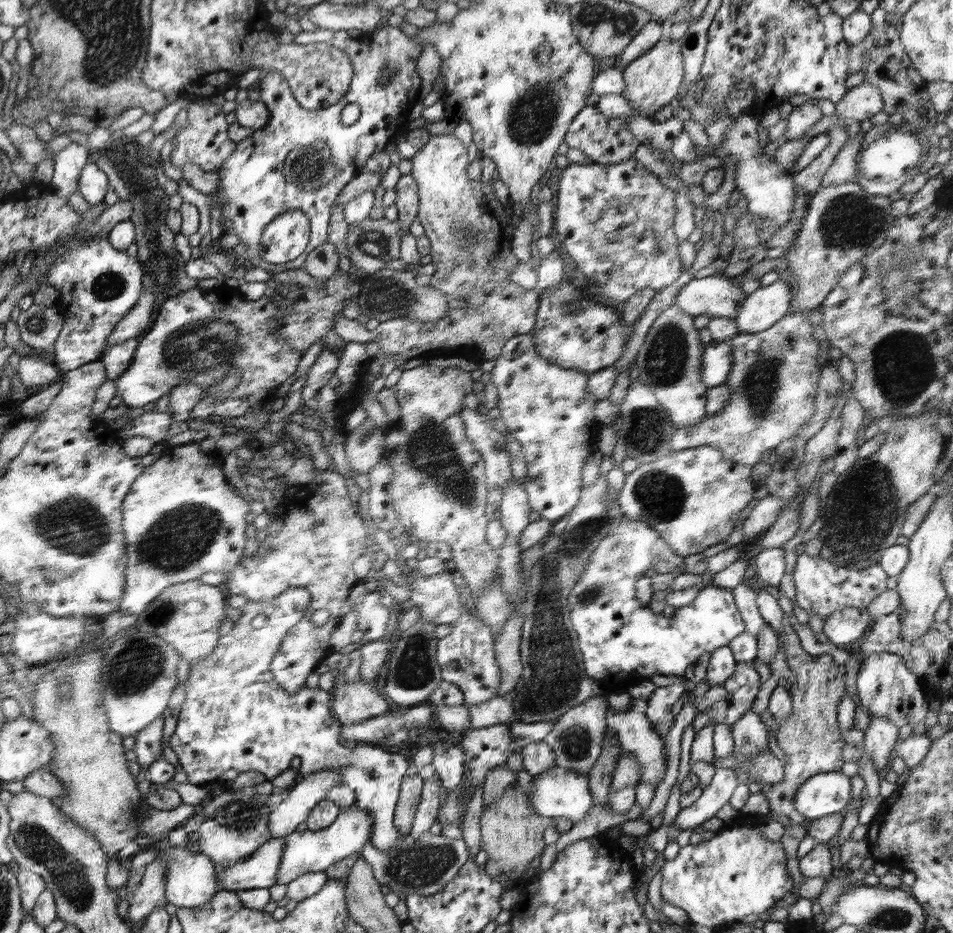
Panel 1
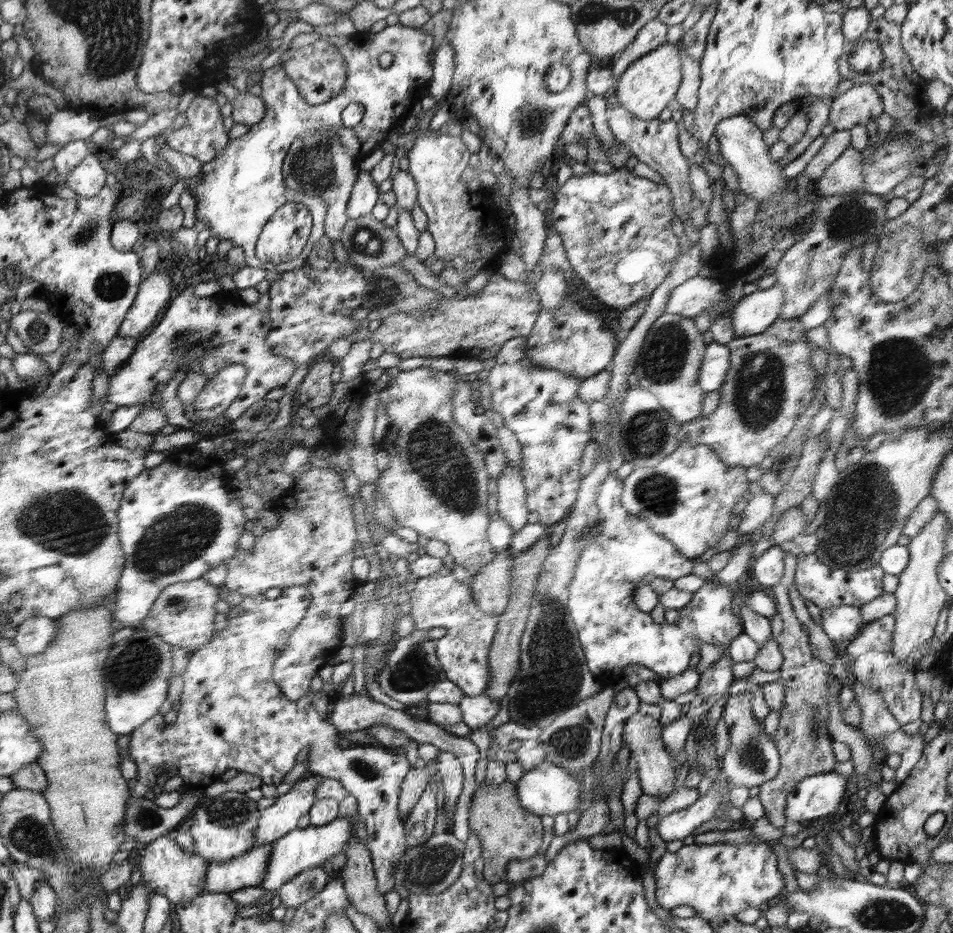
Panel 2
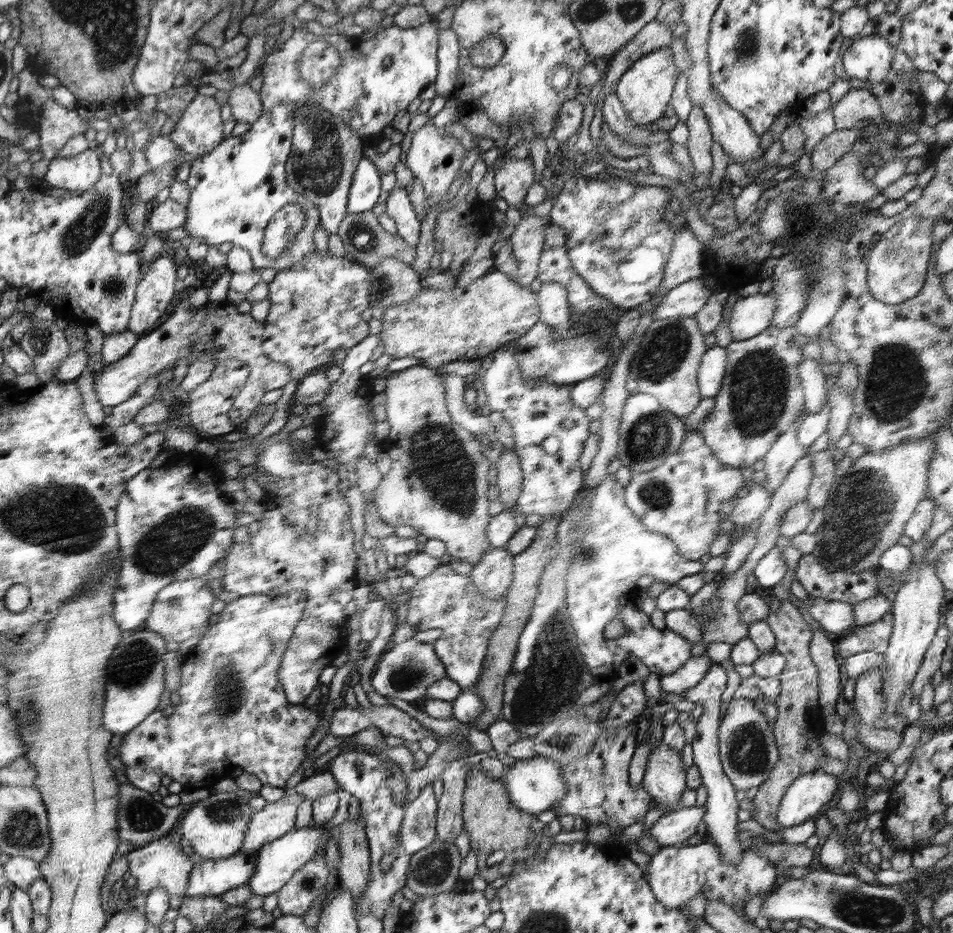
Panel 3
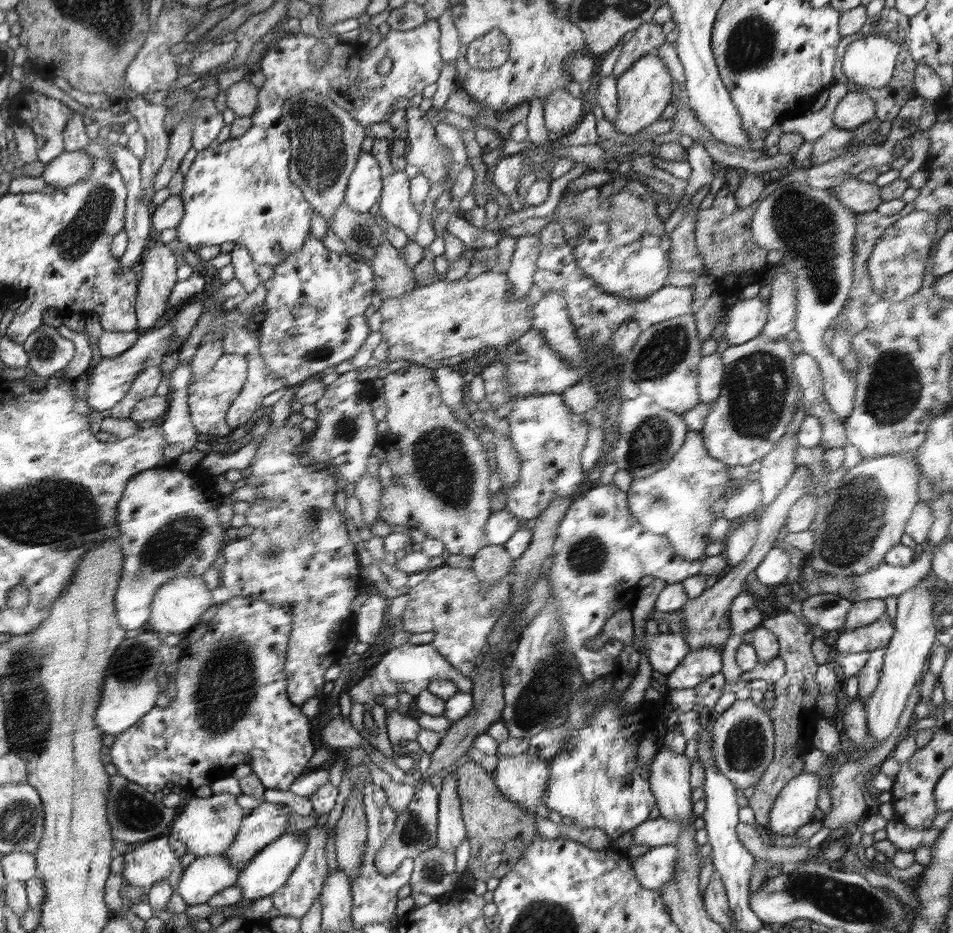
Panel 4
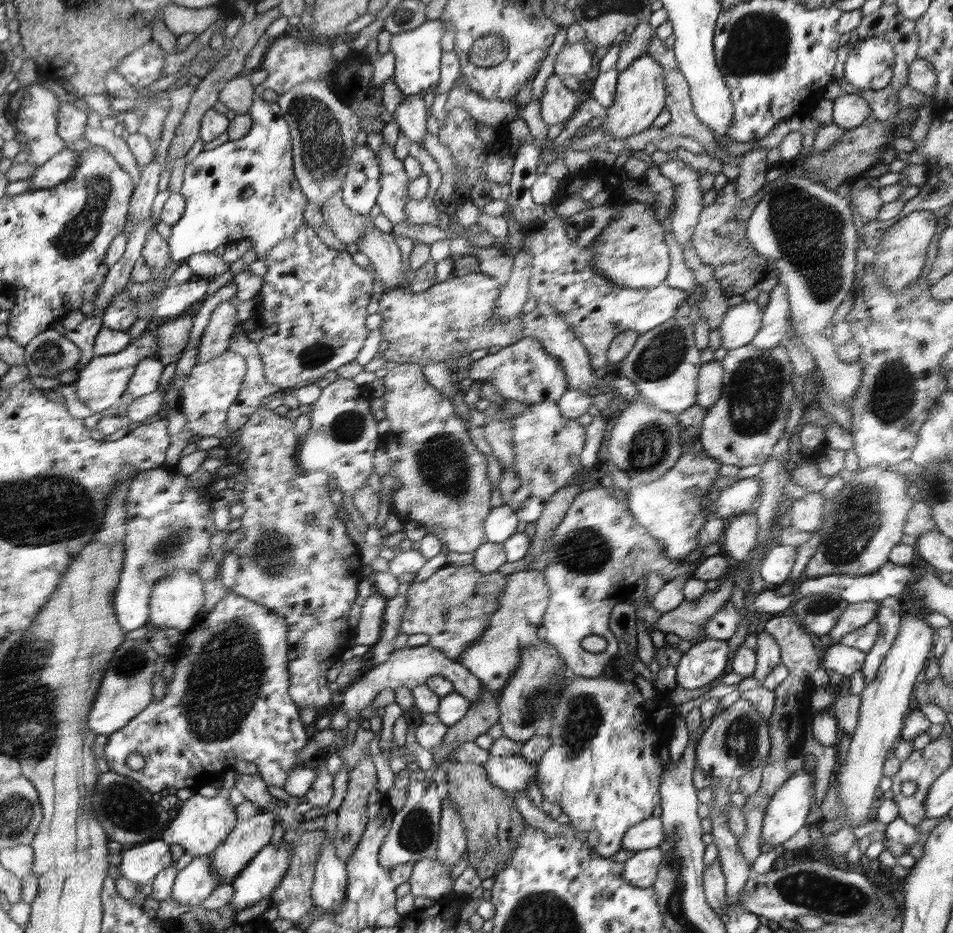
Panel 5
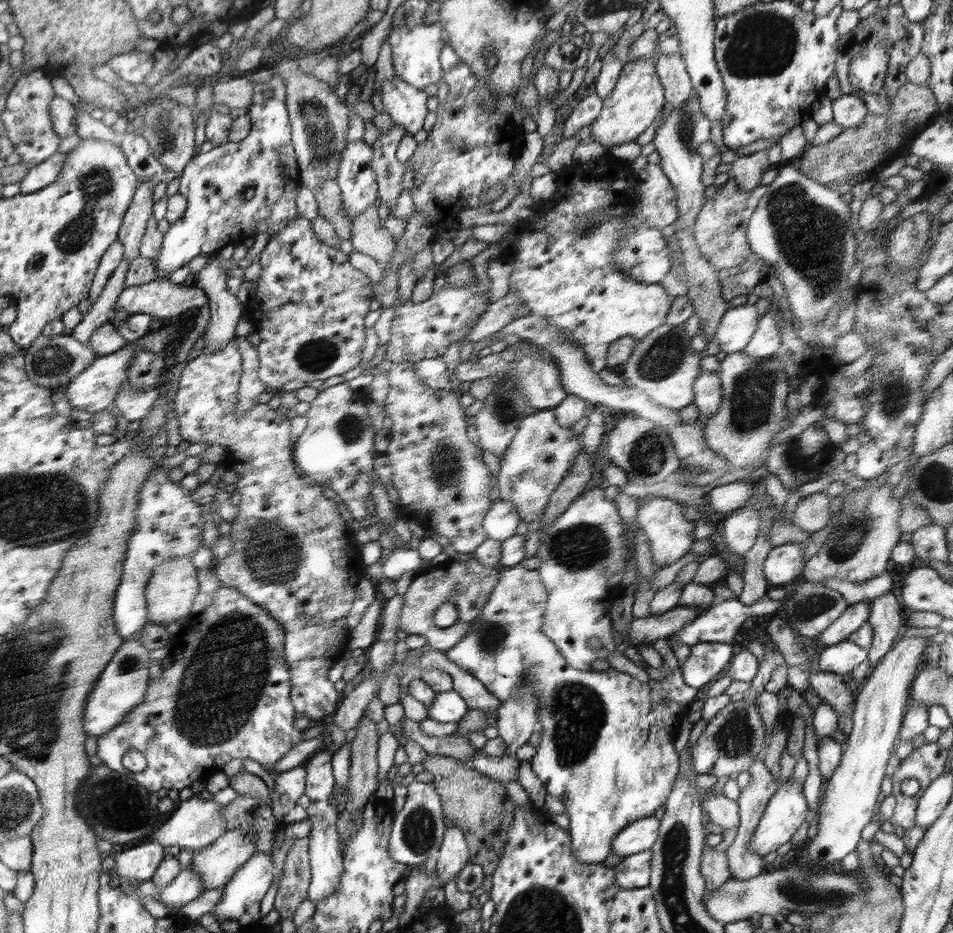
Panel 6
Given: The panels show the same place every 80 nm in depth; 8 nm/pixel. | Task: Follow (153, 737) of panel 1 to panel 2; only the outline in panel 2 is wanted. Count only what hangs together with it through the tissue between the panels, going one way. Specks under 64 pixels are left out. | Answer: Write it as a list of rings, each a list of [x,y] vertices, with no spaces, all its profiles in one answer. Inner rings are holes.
[[[294,586],[282,590],[282,594],[274,600],[268,600],[264,595],[245,597],[241,604],[232,607],[227,620],[222,624],[222,629],[217,630],[216,636],[198,652],[192,653],[189,659],[186,673],[182,675],[185,686],[176,721],[172,725],[166,725],[164,714],[156,714],[135,733],[129,735],[126,756],[137,764],[138,774],[134,781],[140,789],[154,788],[158,778],[156,767],[167,765],[169,768],[178,768],[176,774],[183,778],[184,785],[204,790],[210,788],[215,780],[220,780],[220,776],[228,770],[257,774],[264,784],[277,786],[294,768],[296,756],[306,748],[308,775],[320,775],[337,780],[356,798],[358,814],[366,824],[367,849],[371,852],[378,890],[384,896],[394,888],[395,880],[391,874],[395,871],[395,862],[408,845],[398,803],[401,784],[411,766],[403,752],[395,749],[387,750],[375,744],[340,748],[340,733],[330,717],[333,697],[329,690],[323,689],[317,693],[308,691],[301,699],[292,701],[283,693],[279,683],[272,680],[272,666],[275,666],[276,660],[285,649],[289,636],[306,616],[310,602],[308,588]]]

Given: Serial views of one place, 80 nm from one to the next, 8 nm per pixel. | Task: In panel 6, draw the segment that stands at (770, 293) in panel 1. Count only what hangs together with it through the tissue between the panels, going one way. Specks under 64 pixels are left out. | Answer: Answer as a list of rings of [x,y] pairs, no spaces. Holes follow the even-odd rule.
[[[742,304],[729,308],[720,319],[716,338],[726,354],[737,353],[746,348],[757,329],[760,316],[755,305]]]

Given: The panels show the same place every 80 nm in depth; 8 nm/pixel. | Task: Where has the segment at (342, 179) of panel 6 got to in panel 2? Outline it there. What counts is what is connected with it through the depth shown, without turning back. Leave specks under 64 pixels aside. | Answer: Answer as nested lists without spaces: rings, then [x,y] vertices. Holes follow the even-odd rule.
[[[359,169],[359,175],[347,202],[347,217],[360,218],[371,214],[379,196],[381,195],[378,193],[378,183],[371,178],[371,171]]]

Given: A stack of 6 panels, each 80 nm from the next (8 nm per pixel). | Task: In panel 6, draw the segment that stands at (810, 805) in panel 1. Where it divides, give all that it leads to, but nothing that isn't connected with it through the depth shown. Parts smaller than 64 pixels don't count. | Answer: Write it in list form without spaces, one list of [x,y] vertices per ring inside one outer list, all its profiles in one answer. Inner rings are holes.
[[[803,782],[781,783],[772,795],[751,840],[753,851],[761,857],[791,842],[792,835],[808,816]]]

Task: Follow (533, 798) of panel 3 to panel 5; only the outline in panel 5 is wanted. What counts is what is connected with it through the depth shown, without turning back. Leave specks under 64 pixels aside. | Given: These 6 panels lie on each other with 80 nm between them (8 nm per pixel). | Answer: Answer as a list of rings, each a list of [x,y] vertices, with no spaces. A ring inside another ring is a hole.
[[[522,755],[512,756],[491,756],[484,764],[487,770],[490,782],[501,788],[508,795],[514,795],[516,792],[527,792],[528,785],[537,780],[536,762],[528,762]]]

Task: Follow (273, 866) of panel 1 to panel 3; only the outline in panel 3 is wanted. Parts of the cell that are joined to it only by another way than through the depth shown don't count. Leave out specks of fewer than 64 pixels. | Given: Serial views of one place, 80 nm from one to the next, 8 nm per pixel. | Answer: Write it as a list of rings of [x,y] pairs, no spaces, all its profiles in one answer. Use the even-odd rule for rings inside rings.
[[[236,853],[220,860],[198,859],[194,865],[189,886],[184,896],[221,896],[237,886],[251,882],[257,857]]]

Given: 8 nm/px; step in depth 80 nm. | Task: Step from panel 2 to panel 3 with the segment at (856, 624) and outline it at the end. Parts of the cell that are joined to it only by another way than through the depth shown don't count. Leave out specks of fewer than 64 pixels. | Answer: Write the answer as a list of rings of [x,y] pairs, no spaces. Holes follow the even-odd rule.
[[[816,598],[803,605],[825,631],[834,632],[838,639],[850,633],[855,625],[853,606],[850,604]]]

